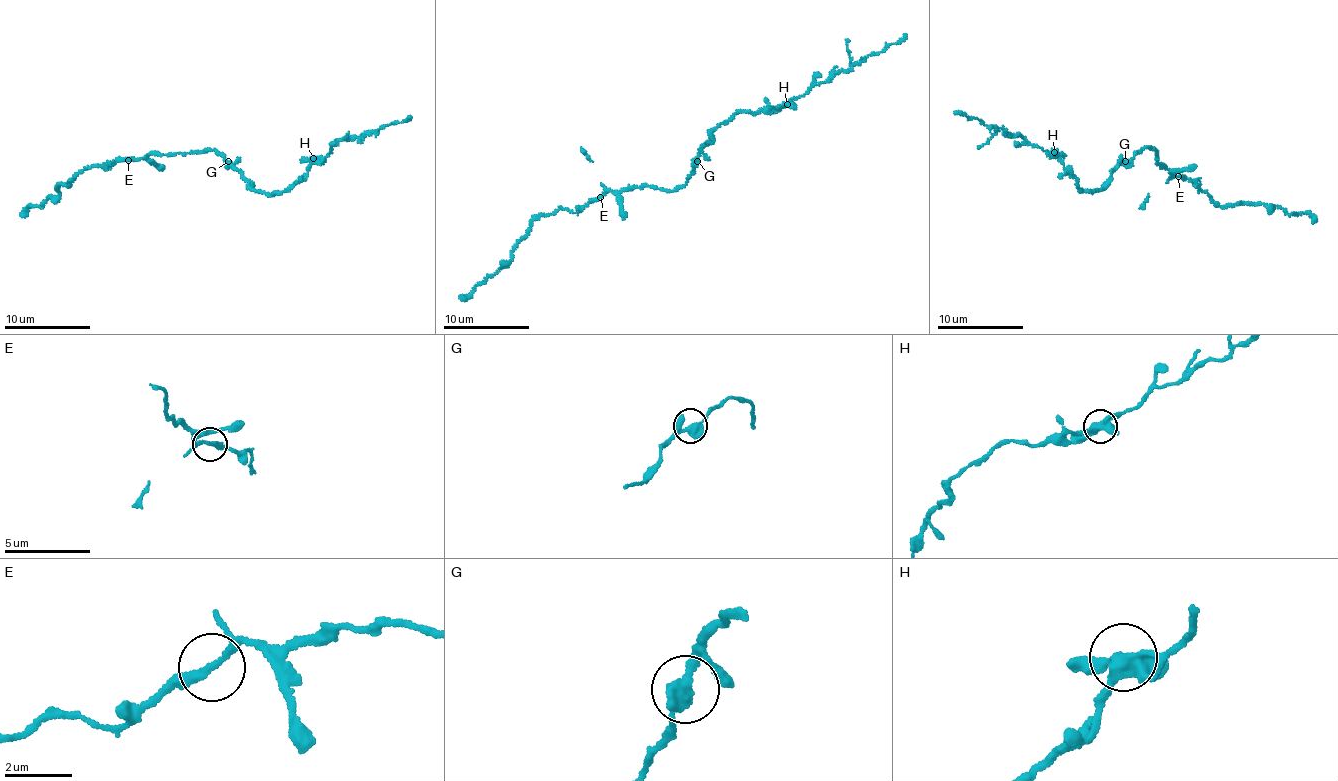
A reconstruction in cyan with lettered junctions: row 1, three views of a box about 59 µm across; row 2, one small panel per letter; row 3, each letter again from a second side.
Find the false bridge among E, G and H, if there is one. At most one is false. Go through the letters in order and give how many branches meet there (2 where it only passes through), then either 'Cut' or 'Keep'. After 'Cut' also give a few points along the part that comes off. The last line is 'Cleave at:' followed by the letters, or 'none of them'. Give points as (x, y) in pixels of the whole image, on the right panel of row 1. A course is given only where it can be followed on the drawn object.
E: Branches: 3. Keep
G: Branches: 2. Keep
H: Branches: 4. Keep
Cleave at: none of them

